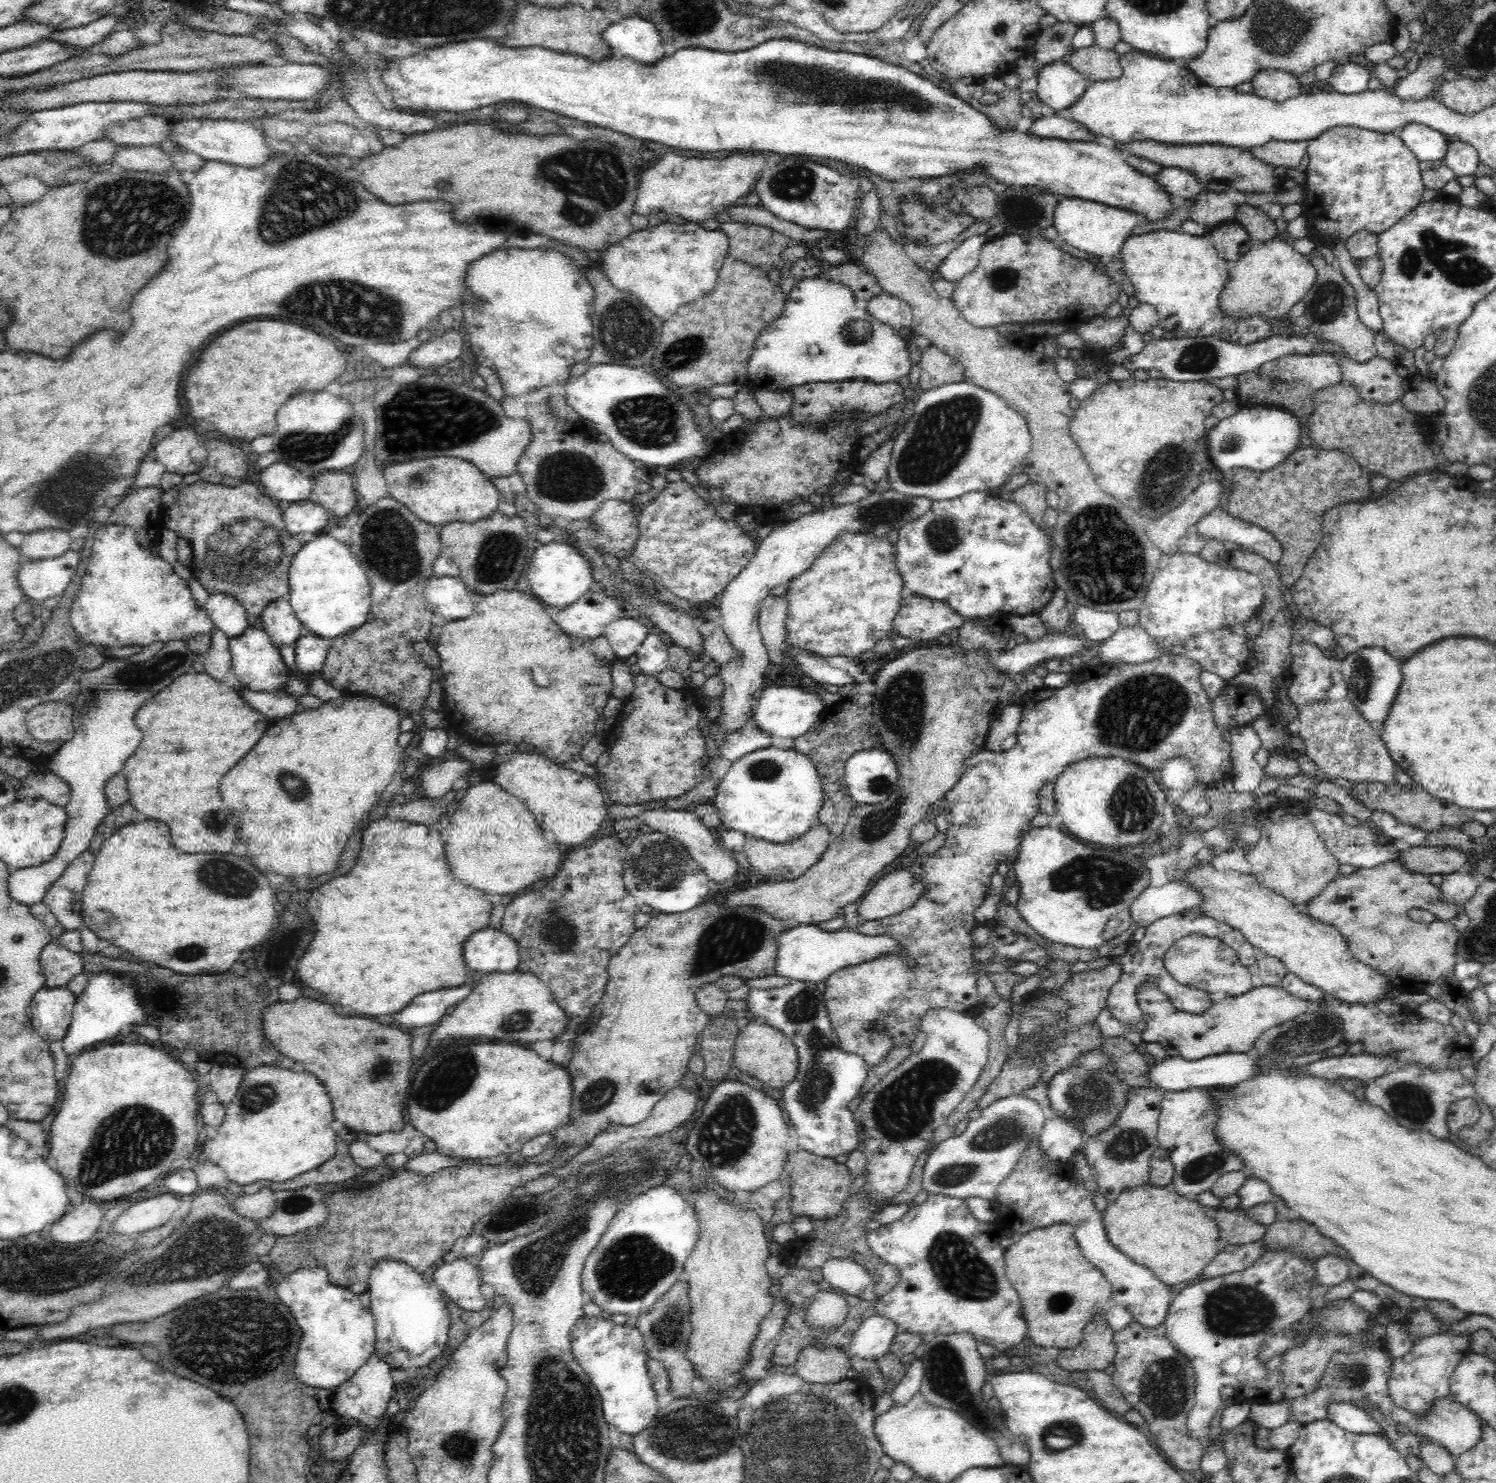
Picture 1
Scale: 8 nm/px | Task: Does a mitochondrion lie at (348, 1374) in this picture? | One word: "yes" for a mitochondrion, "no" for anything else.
no

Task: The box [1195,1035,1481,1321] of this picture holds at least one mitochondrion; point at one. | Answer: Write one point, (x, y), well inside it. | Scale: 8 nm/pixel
(1410, 1101)

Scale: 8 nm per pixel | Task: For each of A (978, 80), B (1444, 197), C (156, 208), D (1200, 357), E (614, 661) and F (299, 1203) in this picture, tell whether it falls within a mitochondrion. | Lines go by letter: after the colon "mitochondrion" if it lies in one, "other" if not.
A: other
B: other
C: mitochondrion
D: mitochondrion
E: other
F: mitochondrion

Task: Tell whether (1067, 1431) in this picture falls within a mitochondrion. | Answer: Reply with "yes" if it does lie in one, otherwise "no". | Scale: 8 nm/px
yes

